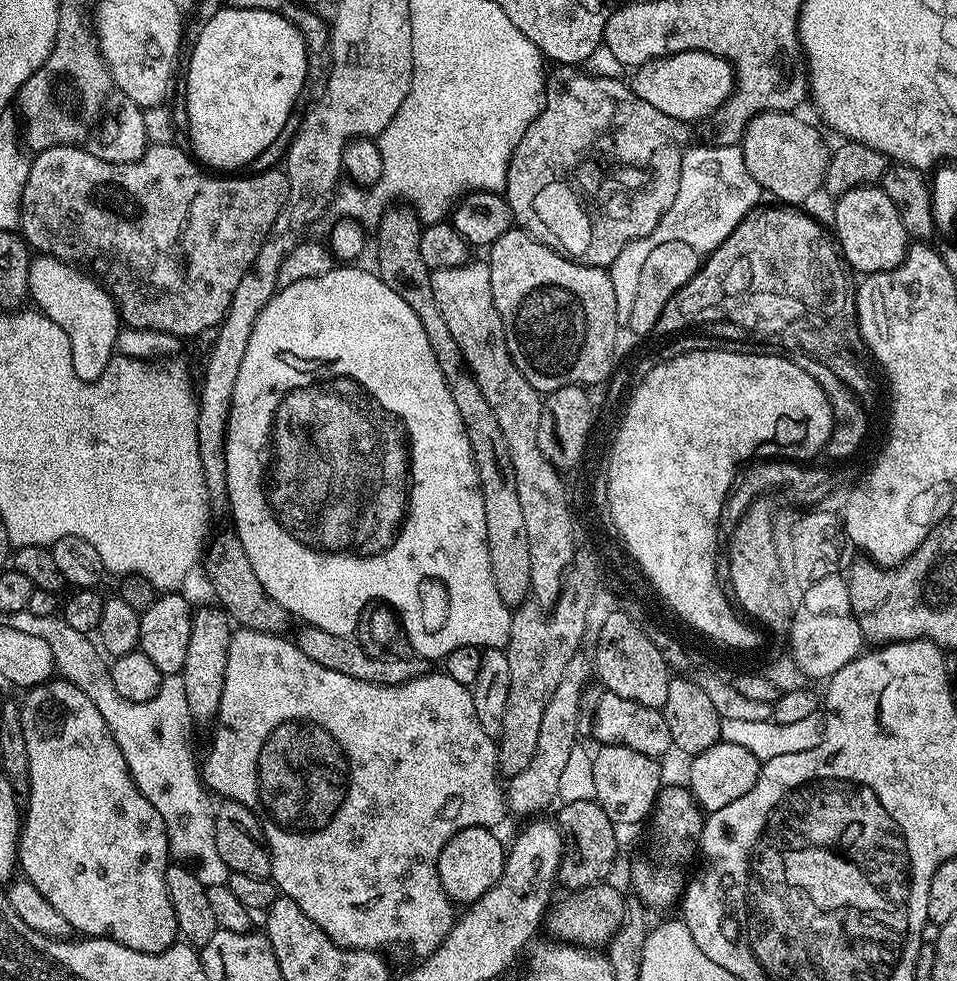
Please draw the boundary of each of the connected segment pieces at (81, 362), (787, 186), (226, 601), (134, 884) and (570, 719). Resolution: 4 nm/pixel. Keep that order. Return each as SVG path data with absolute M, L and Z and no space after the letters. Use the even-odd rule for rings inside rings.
M47 254L37 257L28 265L30 300L45 316L66 330L72 347L74 372L78 378L89 382L102 378L108 365L113 363L117 351L116 339L122 329L122 313L111 291L95 279L87 280L80 273L83 271L77 270L71 263Z
M760 112L744 125L743 135L738 141L738 147L746 170L750 178L754 178L765 193L773 196L773 201L784 206L800 206L807 196L812 196L816 191L821 191L824 175L828 169L830 155L829 145L824 145L824 140L804 120L799 120L799 115L791 112Z
M233 546L233 548L214 549L212 552L212 561L208 564L208 576L212 579L212 588L216 591L217 598L220 599L217 600L219 607L223 608L237 625L253 628L259 632L284 634L287 633L287 628L294 623L293 617L289 612L274 598L270 598L268 591L258 582L258 578L254 574L254 566L250 566L248 551L244 548Z
M53 678L45 683L37 684L34 688L27 689L28 696L20 708L20 721L26 738L26 754L28 755L28 778L30 781L30 793L28 804L26 800L26 819L22 824L22 835L18 845L18 864L23 875L38 890L42 890L42 898L70 922L70 926L77 933L88 938L103 938L113 940L130 950L139 952L165 952L178 940L176 927L176 915L172 899L166 886L166 870L170 863L170 849L168 847L168 828L164 824L162 814L154 810L154 806L138 790L138 786L132 780L126 758L120 747L116 745L116 739L112 737L112 731L106 726L98 706L78 686L71 684L63 678Z
M568 674L568 675L565 675L564 681L562 681L561 684L559 686L557 686L557 688L554 690L554 694L550 698L550 702L548 703L548 705L546 705L546 707L544 707L544 713L542 714L542 730L538 730L538 750L534 754L534 758L530 762L530 766L526 766L526 770L522 770L521 773L519 773L516 776L511 777L511 779L509 779L507 781L507 784L506 784L506 808L507 808L507 811L509 813L517 812L517 814L520 815L520 816L532 816L533 815L532 817L535 817L537 814L540 814L540 813L536 813L535 814L535 812L540 812L540 811L543 810L543 808L550 807L551 804L552 804L552 799L555 801L557 799L557 797L559 797L559 794L560 794L560 783L562 782L562 769L564 769L564 767L566 766L566 762L570 762L570 754L572 752L574 752L574 751L577 751L577 748L578 748L578 744L576 744L576 727L578 727L579 724L580 724L580 692L579 692L578 689L576 689L576 680L575 680L575 678L572 677L572 674Z

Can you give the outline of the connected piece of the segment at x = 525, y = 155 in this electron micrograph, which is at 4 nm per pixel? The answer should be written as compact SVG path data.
M592 76L581 84L576 84L572 88L572 100L564 100L561 104L545 103L536 116L536 121L526 130L526 134L518 142L516 151L512 154L512 160L508 164L508 183L506 185L506 199L512 211L513 221L524 231L529 232L536 240L541 240L547 248L552 248L559 252L561 256L568 257L576 264L585 264L591 268L607 269L616 259L620 251L631 240L639 240L653 232L672 207L674 198L678 194L680 185L680 157L681 149L676 149L688 132L685 121L675 120L662 110L654 110L642 98L634 95L631 87L623 79L610 76Z

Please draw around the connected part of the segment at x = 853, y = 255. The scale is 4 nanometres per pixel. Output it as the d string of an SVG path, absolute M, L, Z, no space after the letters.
M878 186L851 188L835 197L836 209L832 220L836 223L834 236L842 253L842 259L853 273L885 272L904 259L910 242L908 231L900 220L898 210L890 198Z

